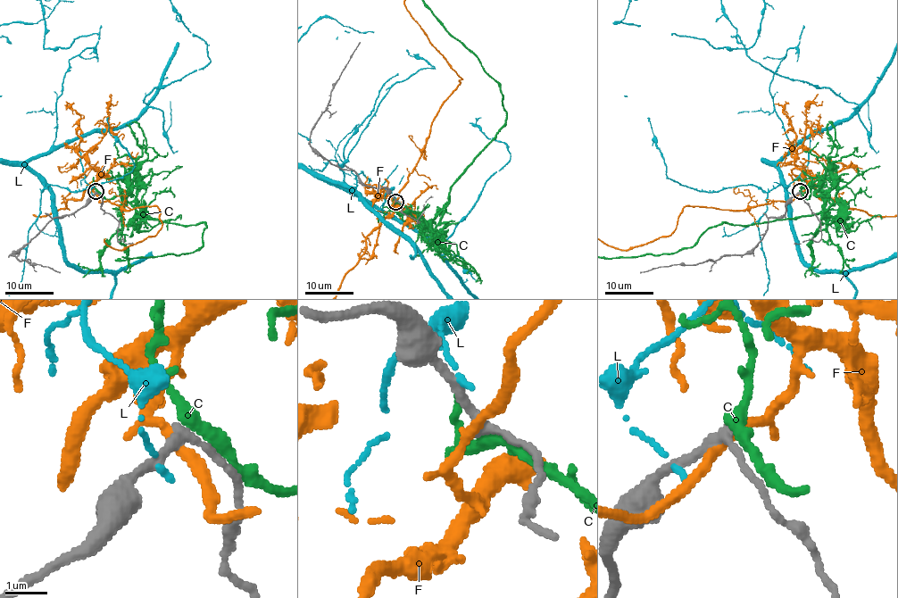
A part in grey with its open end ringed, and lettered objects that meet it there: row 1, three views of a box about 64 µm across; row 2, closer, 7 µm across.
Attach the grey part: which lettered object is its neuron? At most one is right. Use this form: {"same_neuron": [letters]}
{"same_neuron": []}

